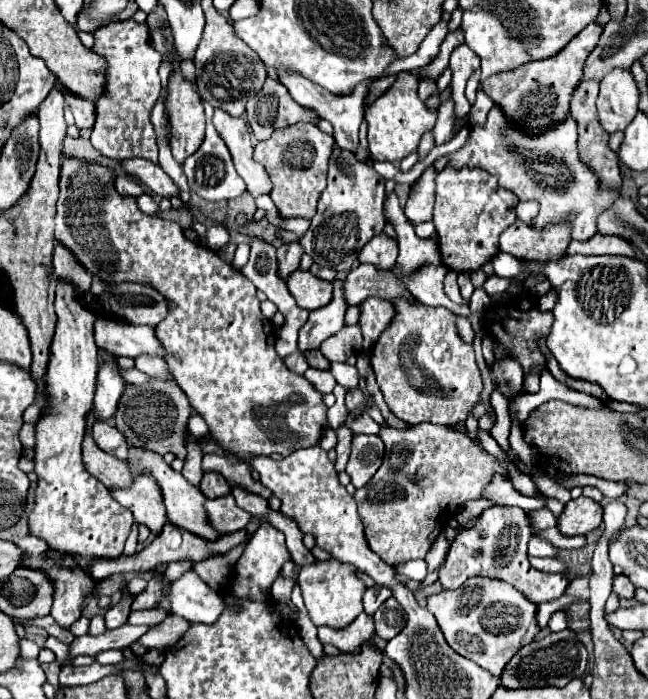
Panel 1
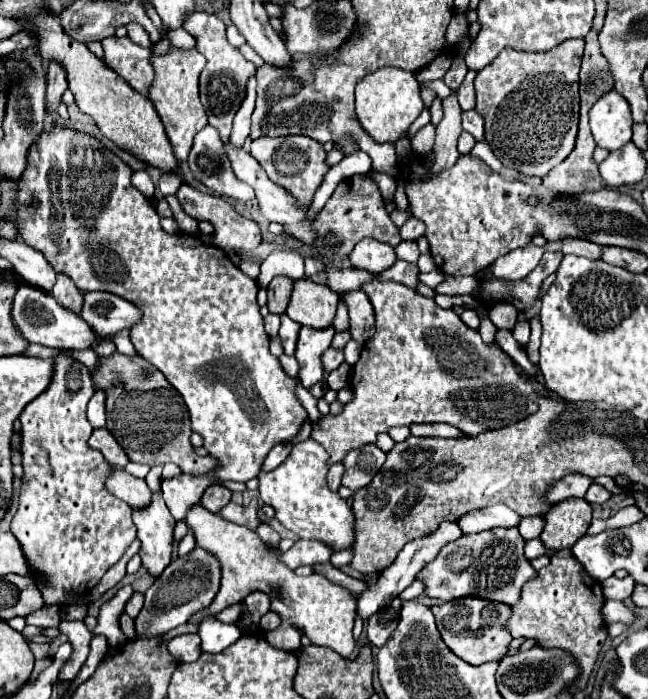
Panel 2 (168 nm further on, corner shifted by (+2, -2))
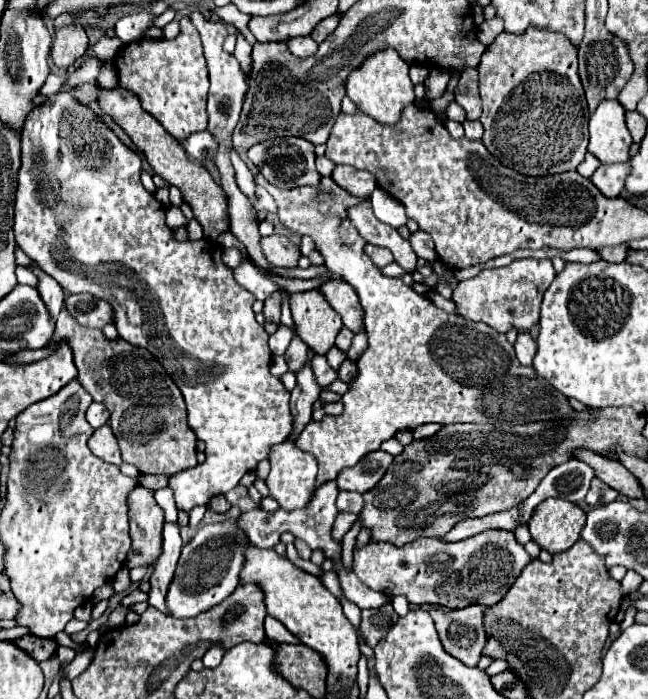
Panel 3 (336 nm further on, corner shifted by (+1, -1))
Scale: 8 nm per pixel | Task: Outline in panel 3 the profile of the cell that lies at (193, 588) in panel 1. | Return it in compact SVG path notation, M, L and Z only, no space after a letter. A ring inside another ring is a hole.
M215 644L213 648L209 648L209 652L205 652L205 656L203 656L205 668L215 668L215 666L219 666L223 654L225 654L225 648L221 648L221 644Z

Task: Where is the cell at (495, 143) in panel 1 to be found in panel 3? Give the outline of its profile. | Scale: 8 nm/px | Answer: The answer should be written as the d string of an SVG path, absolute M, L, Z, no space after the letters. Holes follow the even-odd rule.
M619 244L619 246L609 246L609 248L601 248L597 250L601 254L603 260L607 262L623 262L625 260L625 254L627 254L627 246L625 244Z

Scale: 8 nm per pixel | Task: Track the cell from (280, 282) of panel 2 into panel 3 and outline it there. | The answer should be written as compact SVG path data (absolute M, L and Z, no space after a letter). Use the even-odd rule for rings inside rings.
M281 290L265 300L263 314L265 314L267 322L279 322L279 316L281 316Z

